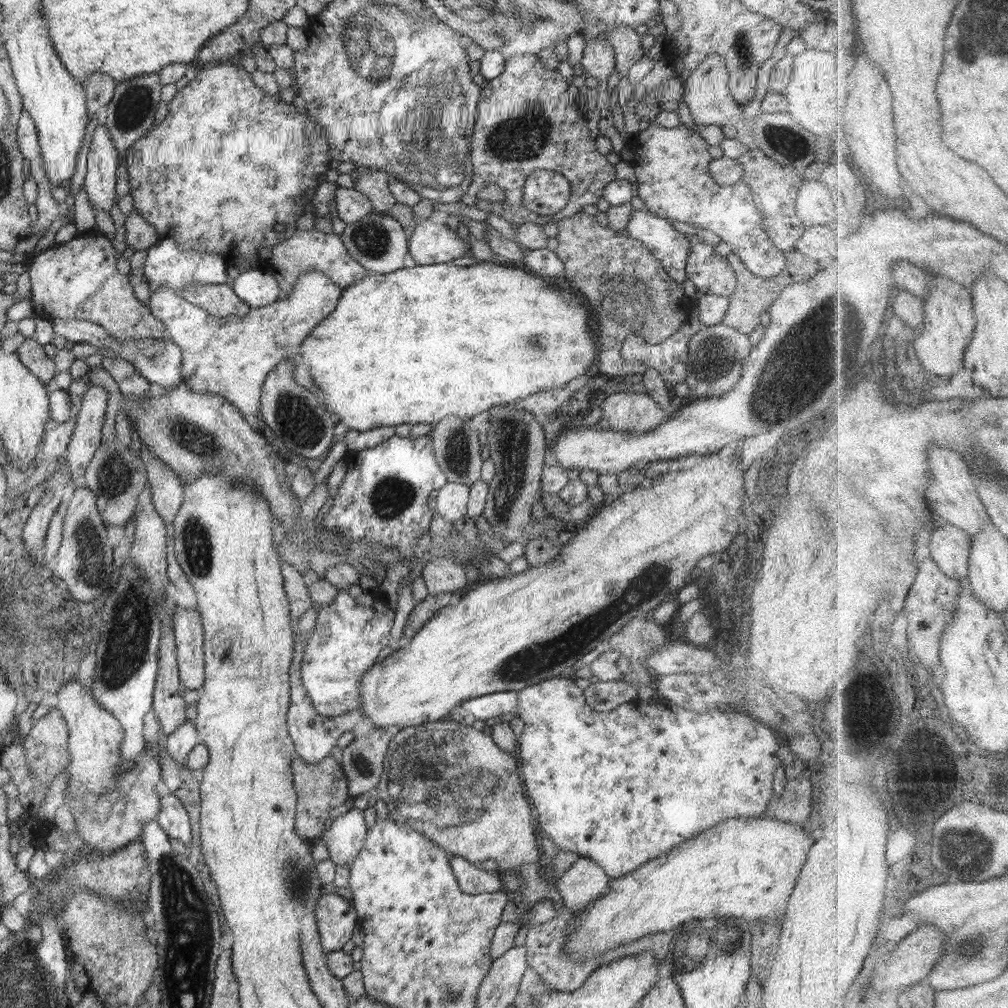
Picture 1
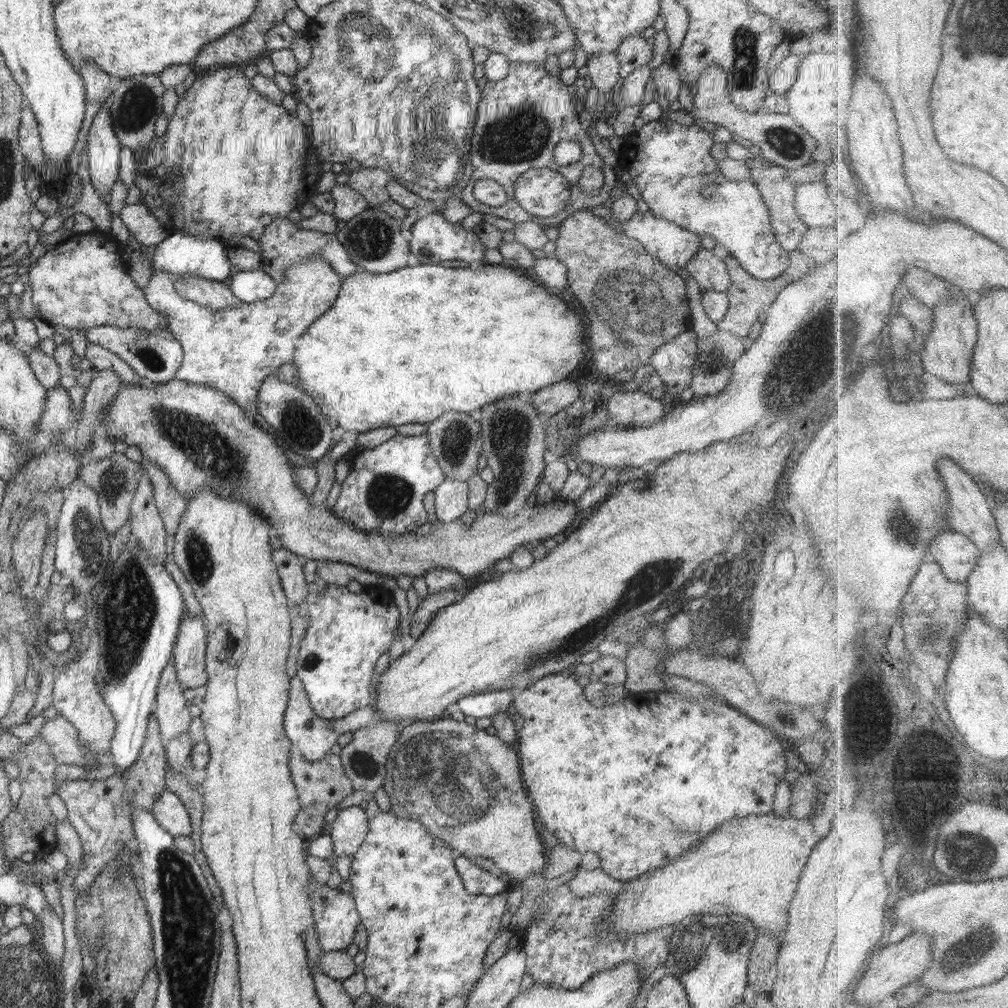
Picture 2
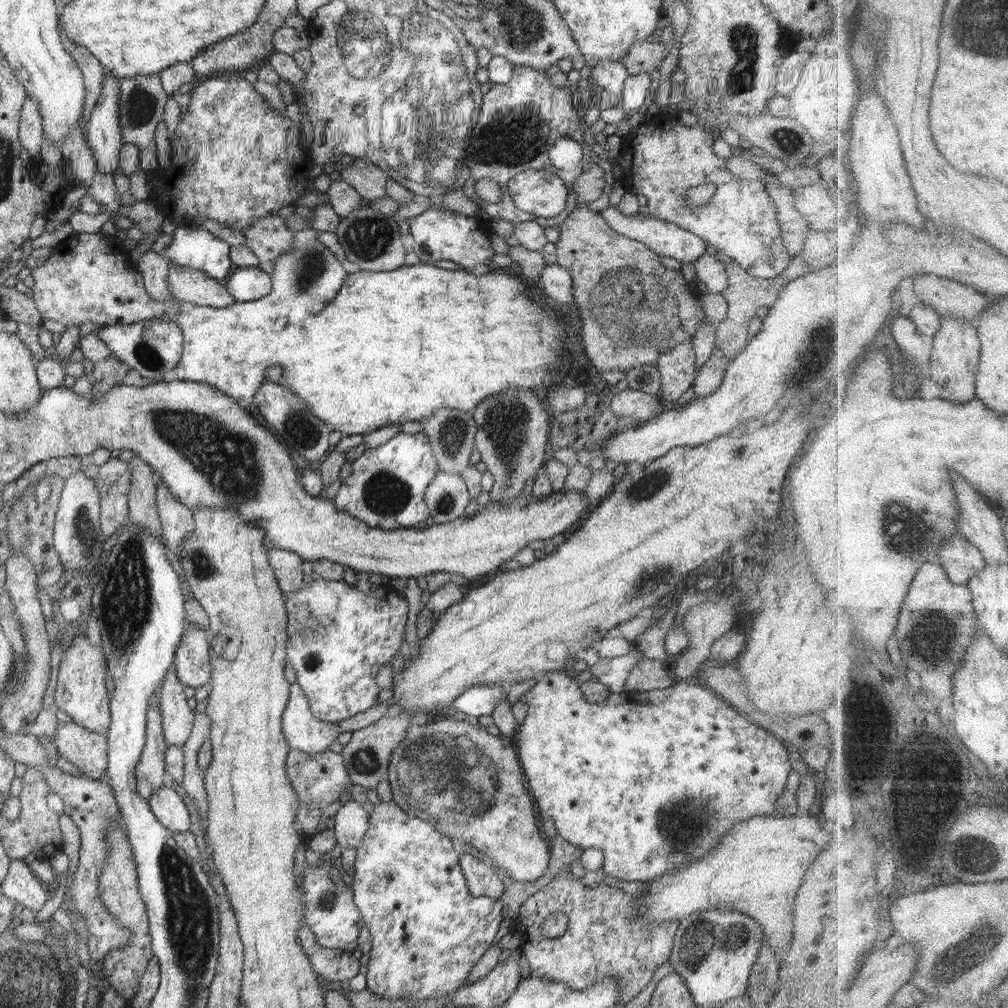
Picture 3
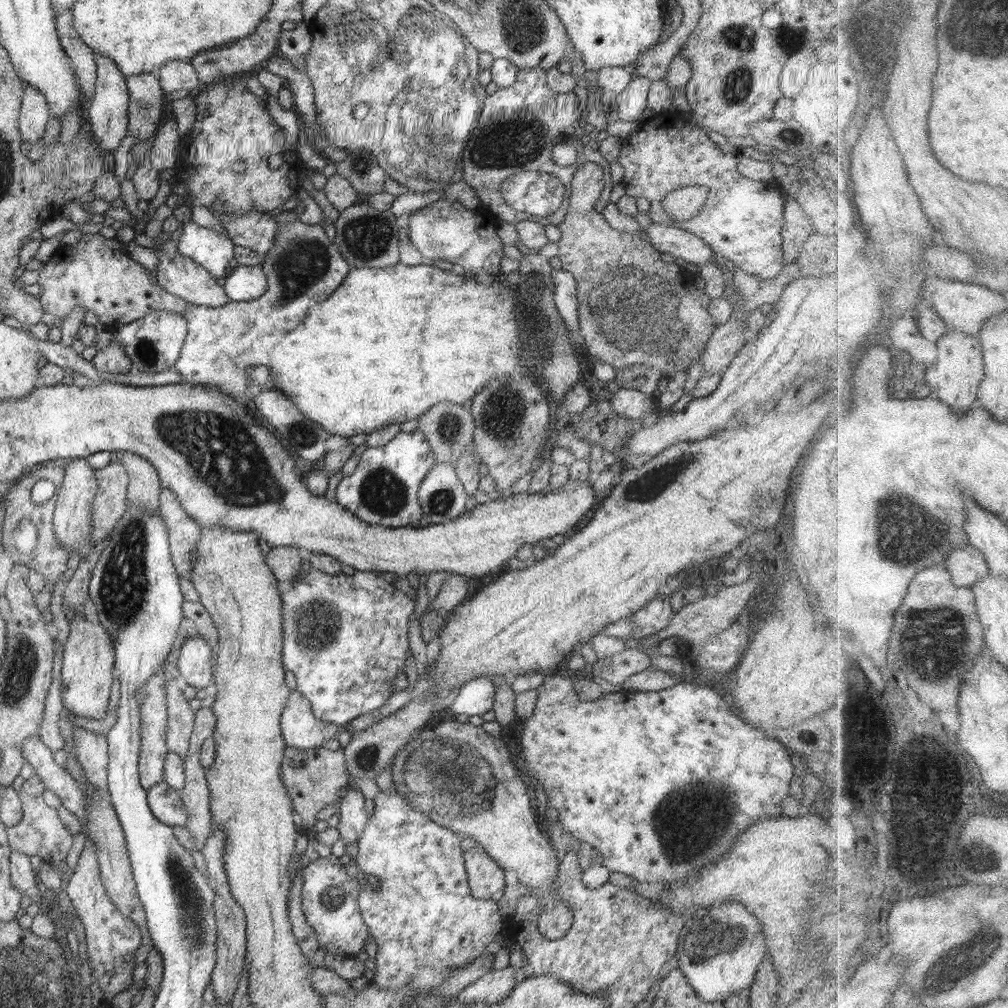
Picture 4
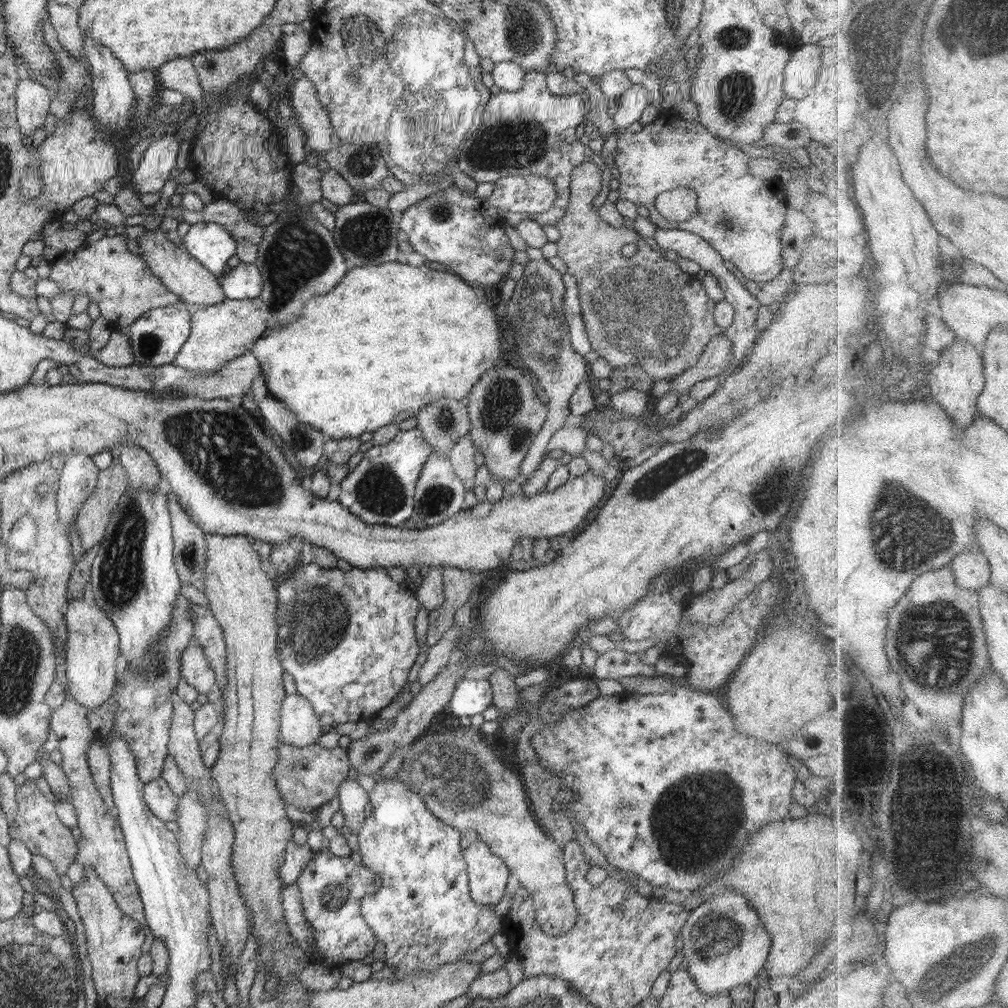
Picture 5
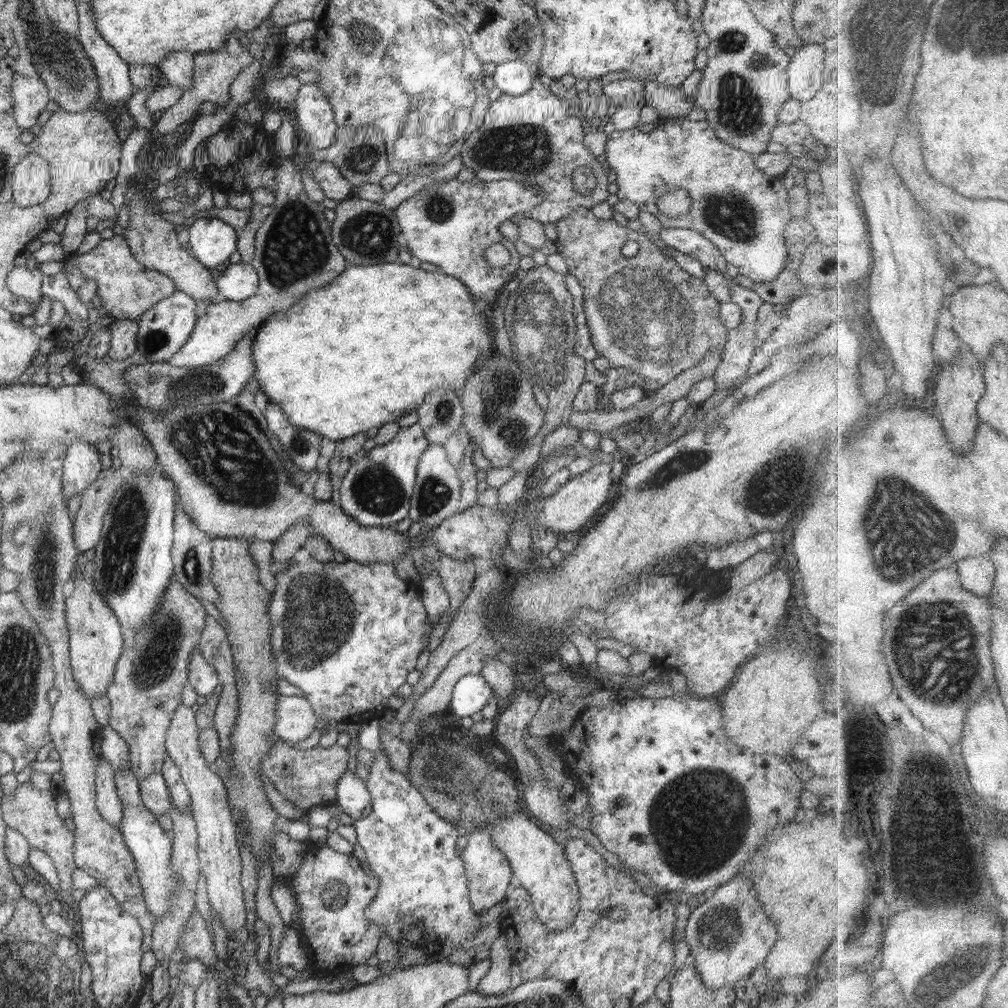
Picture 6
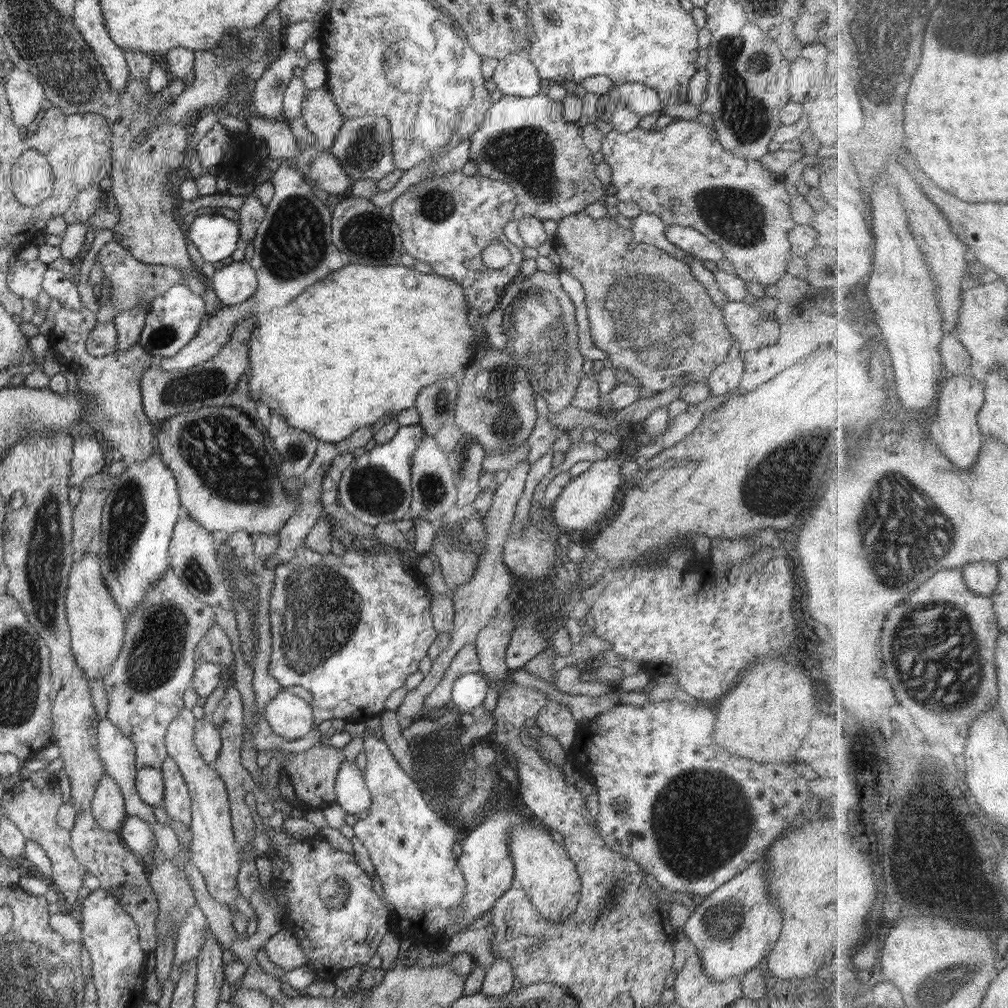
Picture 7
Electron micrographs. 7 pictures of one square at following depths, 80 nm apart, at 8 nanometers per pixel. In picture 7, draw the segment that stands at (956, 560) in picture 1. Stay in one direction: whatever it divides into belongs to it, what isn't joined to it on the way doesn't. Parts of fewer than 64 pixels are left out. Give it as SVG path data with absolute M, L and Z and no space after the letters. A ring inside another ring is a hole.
M992 561L967 564L962 568L968 587L974 593L993 597L1002 582L1000 566Z

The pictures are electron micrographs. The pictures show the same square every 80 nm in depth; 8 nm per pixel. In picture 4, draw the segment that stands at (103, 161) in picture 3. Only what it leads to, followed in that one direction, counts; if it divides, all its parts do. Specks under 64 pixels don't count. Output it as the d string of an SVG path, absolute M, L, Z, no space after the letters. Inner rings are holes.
M94 53L94 62L96 62L95 93L86 110L86 123L88 131L93 135L93 140L99 149L112 157L120 146L122 138L127 134L130 95L128 94L128 87L126 87L126 77L122 75L122 70L110 61L110 58Z

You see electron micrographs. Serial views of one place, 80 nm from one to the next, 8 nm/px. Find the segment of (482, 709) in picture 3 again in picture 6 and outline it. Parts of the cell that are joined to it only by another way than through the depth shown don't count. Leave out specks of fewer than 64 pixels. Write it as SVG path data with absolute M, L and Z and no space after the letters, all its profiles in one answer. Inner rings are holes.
M481 674L466 675L455 684L449 707L456 716L472 716L481 712L492 696L493 690Z

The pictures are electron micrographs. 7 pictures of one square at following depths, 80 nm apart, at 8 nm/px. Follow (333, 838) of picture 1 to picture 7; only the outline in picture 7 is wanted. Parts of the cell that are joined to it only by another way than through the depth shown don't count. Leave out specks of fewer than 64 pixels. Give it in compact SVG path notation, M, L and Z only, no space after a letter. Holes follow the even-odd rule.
M347 760L340 765L335 780L335 793L335 802L347 814L357 815L372 804L371 792L365 785L363 772L356 767L356 763Z

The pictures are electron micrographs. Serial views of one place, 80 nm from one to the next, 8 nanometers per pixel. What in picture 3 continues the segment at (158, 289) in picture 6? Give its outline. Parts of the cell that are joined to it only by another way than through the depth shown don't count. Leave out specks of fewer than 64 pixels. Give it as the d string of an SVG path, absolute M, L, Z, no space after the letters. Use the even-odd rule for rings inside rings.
M100 233L73 234L67 241L52 248L47 261L40 267L31 270L35 285L30 296L42 319L56 321L60 326L78 326L85 322L106 327L111 325L134 325L146 321L170 321L177 317L178 299L171 300L167 294L165 300L152 300L146 292L141 272L135 268L129 258L129 252L117 238Z

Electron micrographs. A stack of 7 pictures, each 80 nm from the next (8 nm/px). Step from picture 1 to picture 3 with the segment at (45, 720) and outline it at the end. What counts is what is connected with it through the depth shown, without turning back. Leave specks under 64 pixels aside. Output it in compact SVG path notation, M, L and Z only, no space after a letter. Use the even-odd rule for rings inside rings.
M63 722L55 729L53 742L53 753L74 764L83 776L94 780L106 779L105 734L90 732L74 722Z

